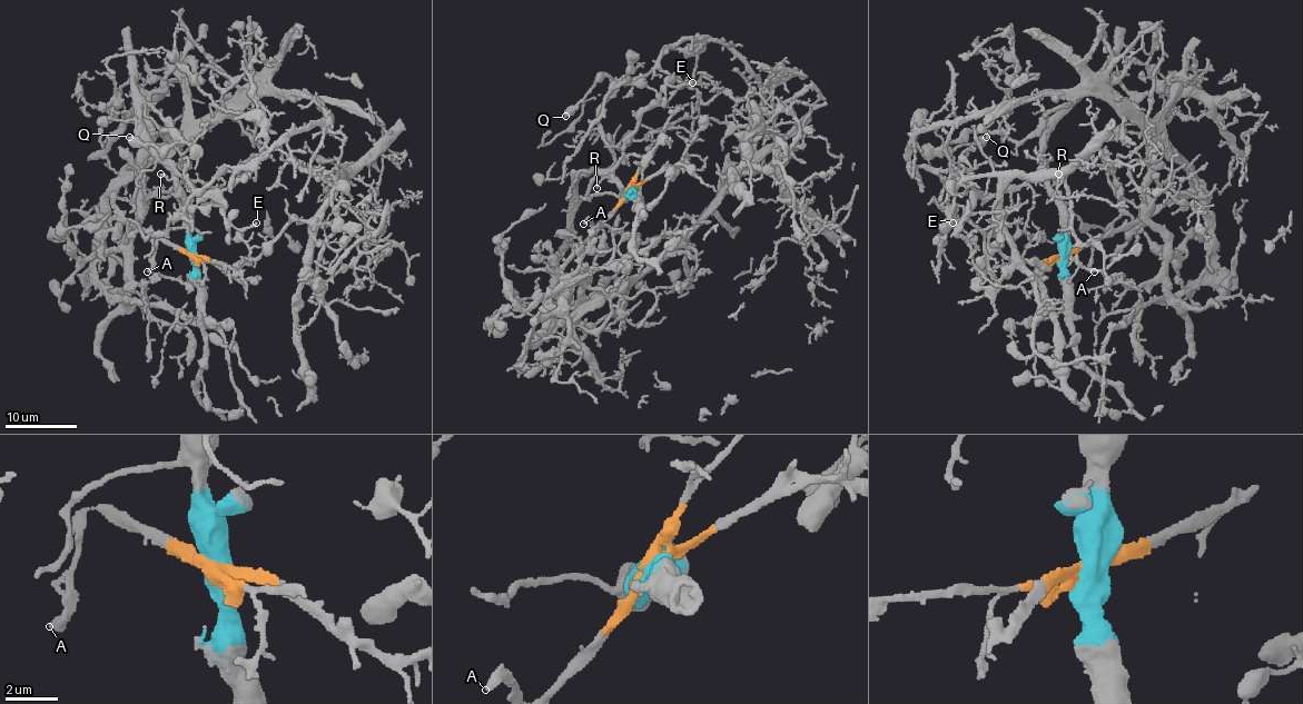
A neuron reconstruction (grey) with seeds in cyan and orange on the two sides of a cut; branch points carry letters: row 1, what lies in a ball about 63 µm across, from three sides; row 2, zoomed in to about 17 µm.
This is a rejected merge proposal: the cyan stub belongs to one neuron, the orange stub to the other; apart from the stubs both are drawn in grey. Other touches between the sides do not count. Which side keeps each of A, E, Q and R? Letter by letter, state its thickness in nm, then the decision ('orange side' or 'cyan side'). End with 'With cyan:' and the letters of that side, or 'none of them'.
A: 360 nm thick; orange side
E: 220 nm thick; cyan side
Q: 440 nm thick; cyan side
R: 190 nm thick; cyan side
With cyan: E, Q, R

